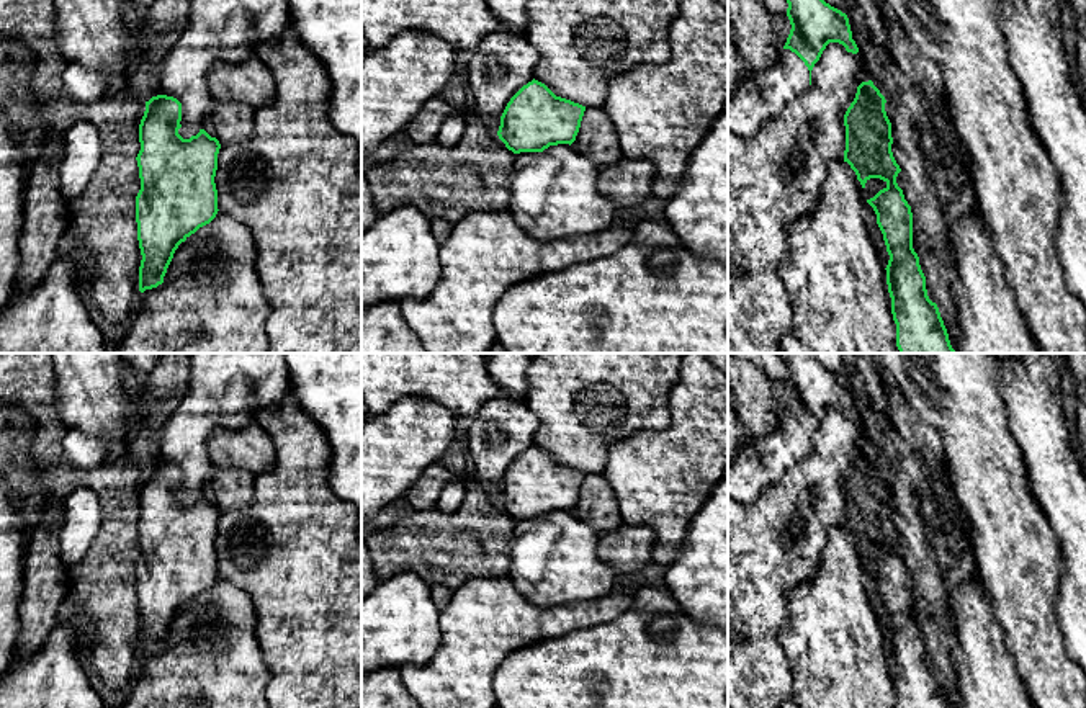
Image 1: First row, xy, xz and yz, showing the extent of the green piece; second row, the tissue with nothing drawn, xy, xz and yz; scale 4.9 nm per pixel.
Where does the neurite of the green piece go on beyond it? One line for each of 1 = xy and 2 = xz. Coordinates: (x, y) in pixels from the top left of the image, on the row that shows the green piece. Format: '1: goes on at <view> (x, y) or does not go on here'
1: does not go on here
2: does not go on here

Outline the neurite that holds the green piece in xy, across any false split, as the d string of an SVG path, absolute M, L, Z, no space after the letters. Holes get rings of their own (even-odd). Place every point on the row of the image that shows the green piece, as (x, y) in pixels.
M167 95L152 96L146 101L146 111L139 124L141 150L136 157L139 167L141 190L136 196L136 222L137 240L141 249L139 267L139 291L157 288L164 283L167 268L173 258L175 250L200 227L209 224L218 214L218 190L214 183L218 170L218 154L221 144L216 137L211 137L204 129L200 129L196 136L183 139L178 134L182 128L182 103Z

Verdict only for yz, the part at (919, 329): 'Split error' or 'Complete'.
Complete

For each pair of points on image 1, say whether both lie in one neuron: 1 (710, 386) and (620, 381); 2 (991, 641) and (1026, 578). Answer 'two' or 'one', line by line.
1: two
2: two

